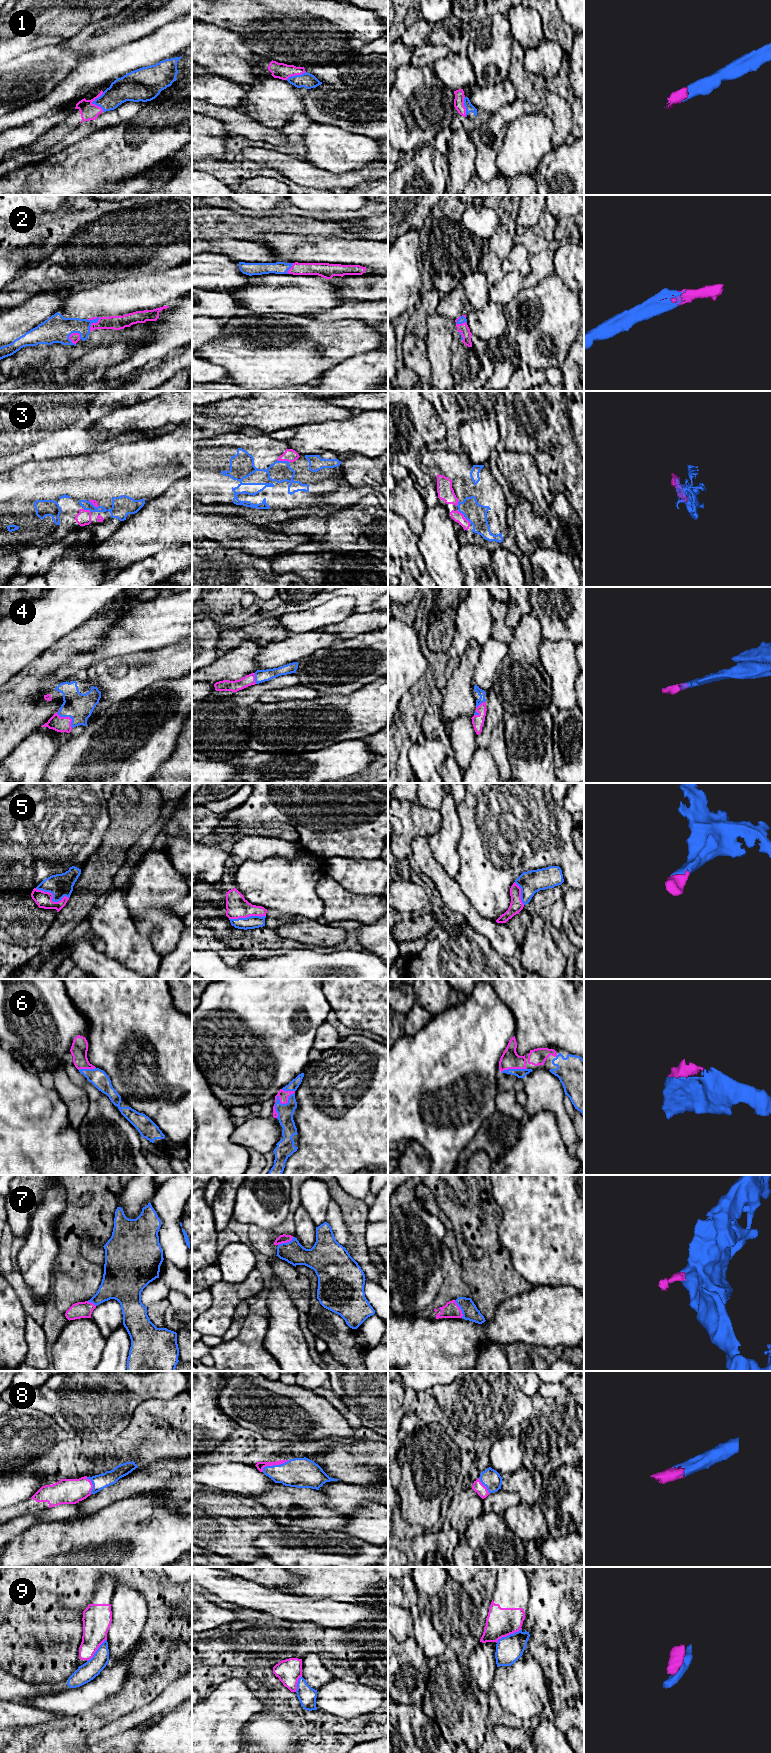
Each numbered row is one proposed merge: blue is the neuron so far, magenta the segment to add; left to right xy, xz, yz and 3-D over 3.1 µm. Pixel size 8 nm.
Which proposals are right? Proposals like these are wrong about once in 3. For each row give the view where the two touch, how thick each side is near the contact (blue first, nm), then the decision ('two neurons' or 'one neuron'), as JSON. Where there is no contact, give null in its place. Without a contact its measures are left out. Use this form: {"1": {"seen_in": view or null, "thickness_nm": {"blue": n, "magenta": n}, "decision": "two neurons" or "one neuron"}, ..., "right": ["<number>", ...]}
{"1": {"seen_in": "xy", "thickness_nm": {"blue": 190, "magenta": 140}, "decision": "one neuron"}, "2": {"seen_in": "xy", "thickness_nm": {"blue": 170, "magenta": 110}, "decision": "one neuron"}, "3": {"seen_in": "xz", "thickness_nm": {"blue": 170, "magenta": 110}, "decision": "one neuron"}, "4": {"seen_in": "xy", "thickness_nm": {"blue": 220, "magenta": 130}, "decision": "one neuron"}, "5": {"seen_in": "xy", "thickness_nm": {"blue": 190, "magenta": 130}, "decision": "one neuron"}, "6": {"seen_in": "xz", "thickness_nm": {"blue": 130, "magenta": 80}, "decision": "one neuron"}, "7": {"seen_in": "yz", "thickness_nm": {"blue": 130, "magenta": 130}, "decision": "one neuron"}, "8": {"seen_in": "xz", "thickness_nm": {"blue": 240, "magenta": 60}, "decision": "one neuron"}, "9": {"seen_in": "yz", "thickness_nm": {"blue": 220, "magenta": 240}, "decision": "two neurons"}, "right": ["1", "2", "3", "4", "5", "6", "7", "8"]}

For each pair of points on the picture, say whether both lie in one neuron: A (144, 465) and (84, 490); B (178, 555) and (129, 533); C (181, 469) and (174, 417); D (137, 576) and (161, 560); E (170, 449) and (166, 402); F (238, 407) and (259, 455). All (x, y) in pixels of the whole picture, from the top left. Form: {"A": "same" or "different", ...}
{"A": "same", "B": "different", "C": "different", "D": "same", "E": "different", "F": "different"}

